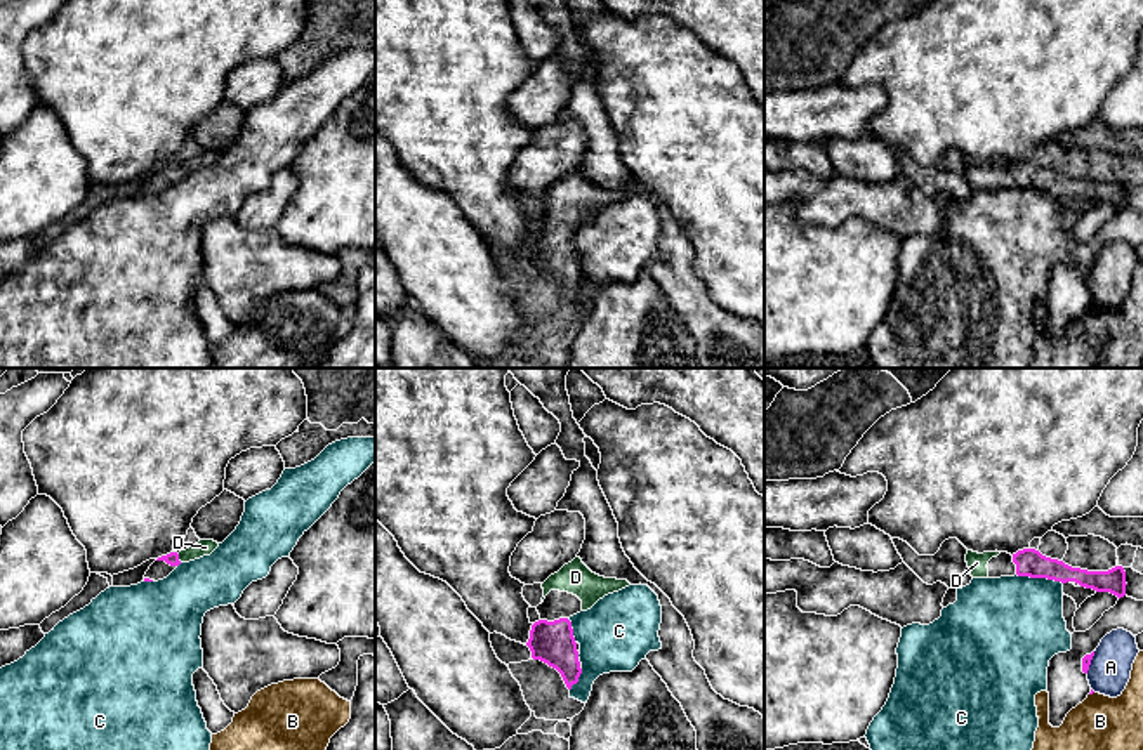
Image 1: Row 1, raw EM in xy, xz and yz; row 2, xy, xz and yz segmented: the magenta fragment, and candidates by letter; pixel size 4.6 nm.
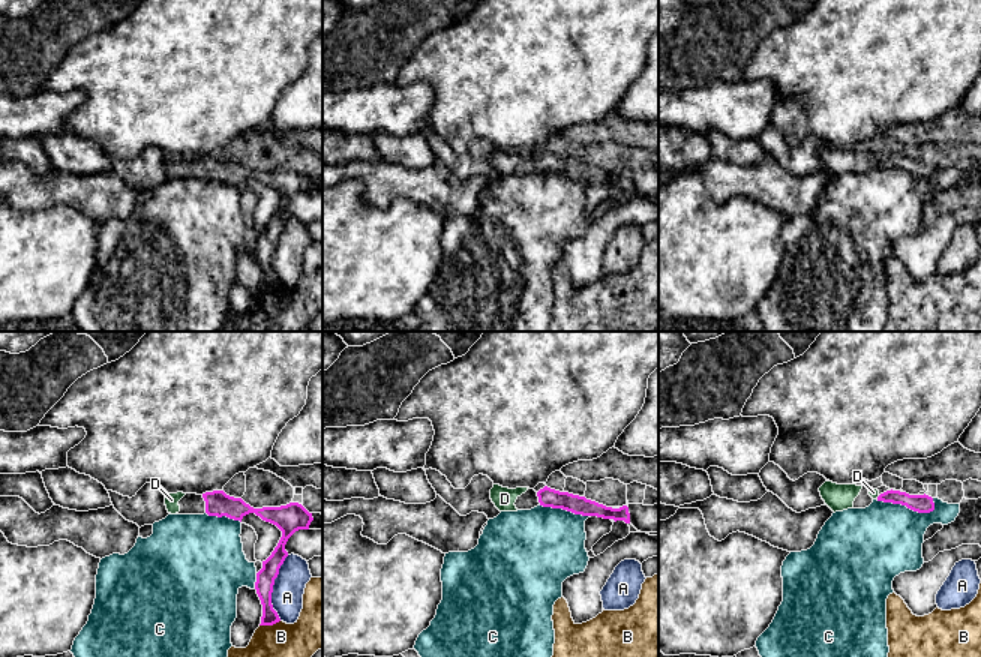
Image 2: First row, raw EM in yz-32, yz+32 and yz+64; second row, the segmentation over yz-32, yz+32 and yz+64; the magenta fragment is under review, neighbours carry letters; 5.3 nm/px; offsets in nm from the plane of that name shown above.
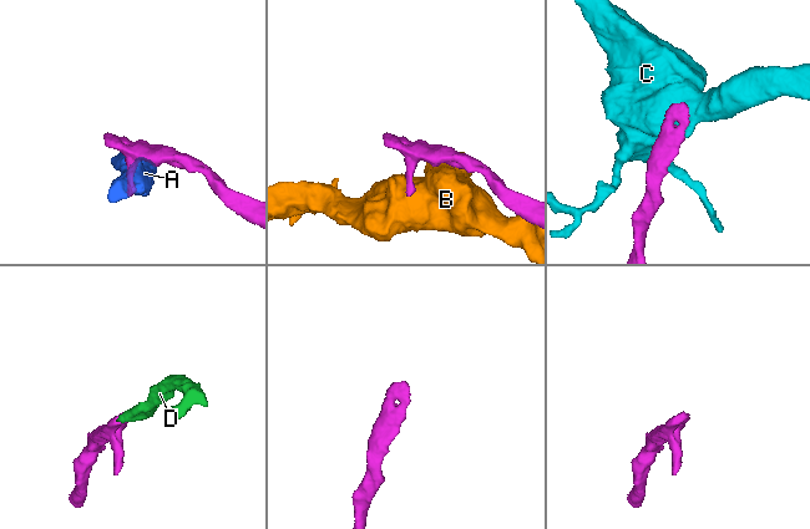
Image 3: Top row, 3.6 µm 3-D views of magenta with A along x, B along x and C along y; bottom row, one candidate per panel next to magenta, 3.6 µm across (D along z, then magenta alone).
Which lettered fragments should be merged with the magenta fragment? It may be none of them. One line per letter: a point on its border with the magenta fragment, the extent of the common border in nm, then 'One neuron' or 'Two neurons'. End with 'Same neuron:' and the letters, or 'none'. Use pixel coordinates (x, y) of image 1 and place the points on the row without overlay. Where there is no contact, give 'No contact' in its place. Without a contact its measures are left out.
A: Touches magenta at yz (1090, 273). Shared border 110 nm. Two neurons
B: Touches magenta at yz (1091, 304). Shared border 30 nm. Two neurons
C: Touches magenta at yz (1039, 188). Shared border 220 nm. Two neurons
D: Touches magenta at xy (178, 169). Shared border 40 nm. One neuron
Same neuron: D

